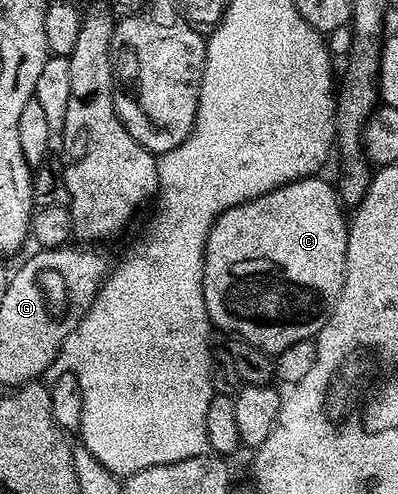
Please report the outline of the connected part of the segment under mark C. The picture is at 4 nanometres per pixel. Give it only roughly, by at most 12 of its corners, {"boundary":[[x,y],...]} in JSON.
{"boundary":[[321,175],[224,210],[211,325],[276,354],[314,340],[346,277]]}

